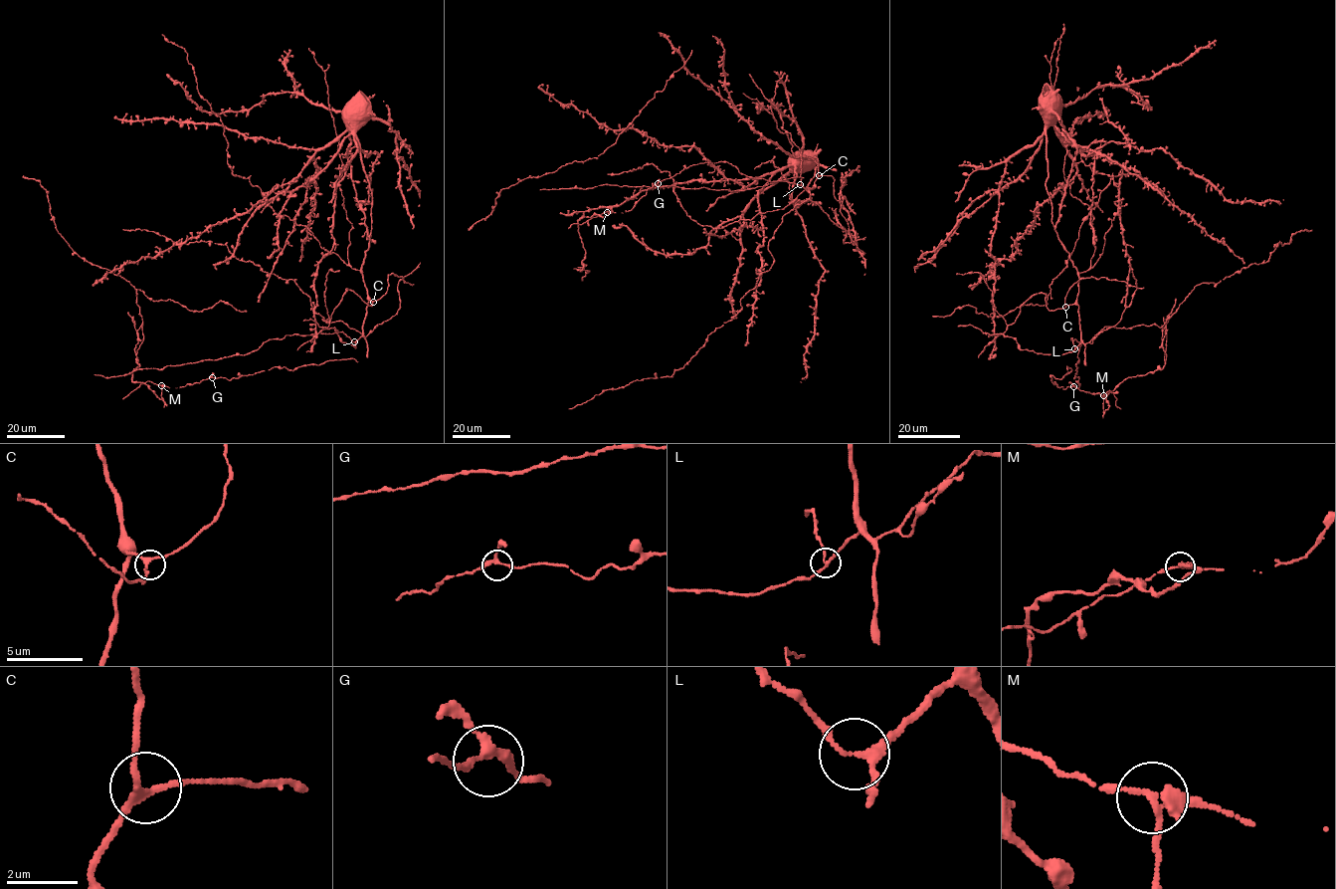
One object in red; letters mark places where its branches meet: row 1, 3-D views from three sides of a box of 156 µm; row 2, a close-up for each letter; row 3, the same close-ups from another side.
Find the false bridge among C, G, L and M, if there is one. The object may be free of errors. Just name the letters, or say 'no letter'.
M

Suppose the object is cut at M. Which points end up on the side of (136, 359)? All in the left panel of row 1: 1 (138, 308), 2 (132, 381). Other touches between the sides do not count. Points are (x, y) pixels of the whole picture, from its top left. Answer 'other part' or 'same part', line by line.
1: same part
2: same part

